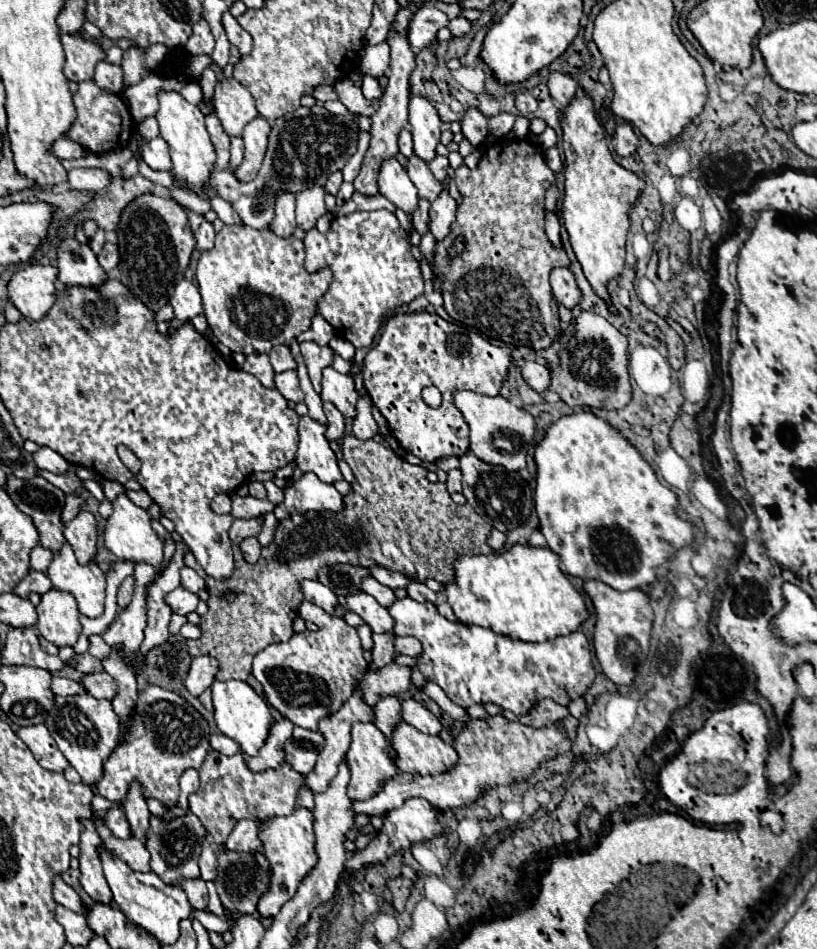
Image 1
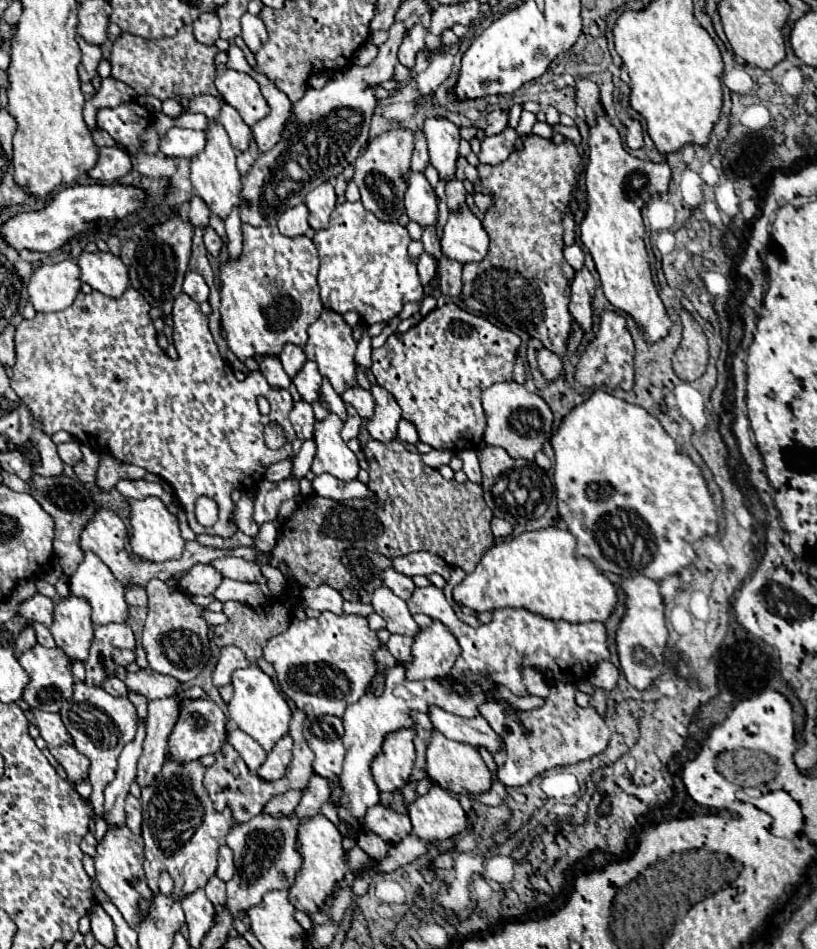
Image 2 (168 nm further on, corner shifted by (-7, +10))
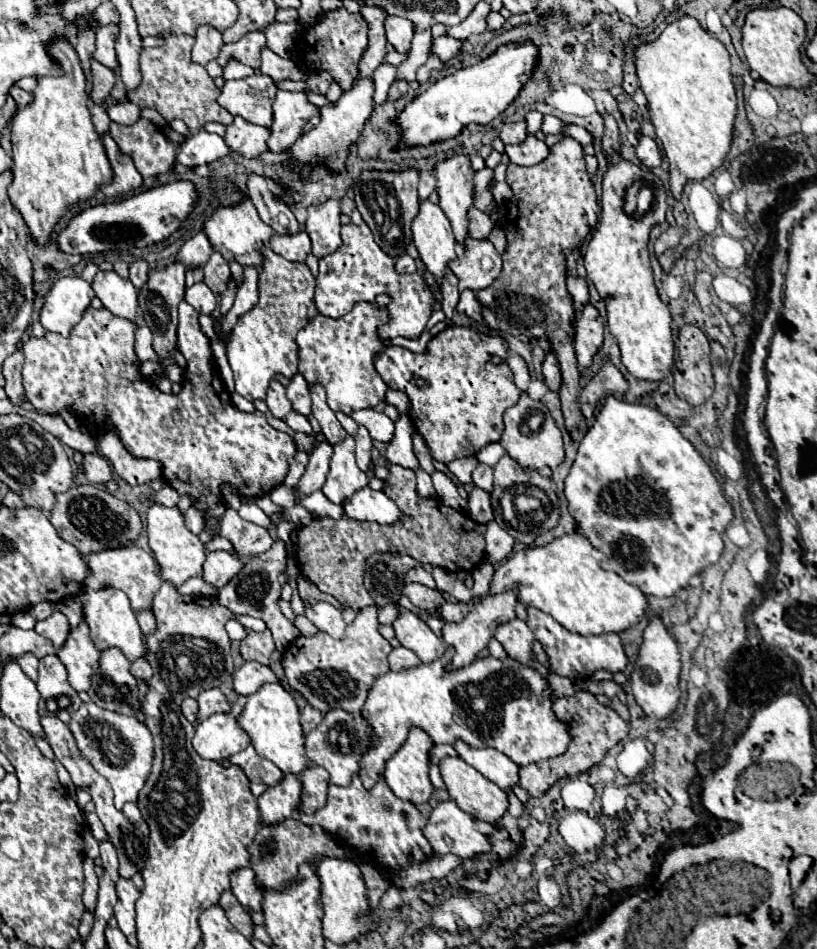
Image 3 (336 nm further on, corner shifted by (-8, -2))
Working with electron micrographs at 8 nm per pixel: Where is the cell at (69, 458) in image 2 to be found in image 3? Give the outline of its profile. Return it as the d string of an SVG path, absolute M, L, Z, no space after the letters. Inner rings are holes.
M84 455L82 463L78 465L78 473L82 473L88 483L106 483L114 477L110 463L102 455Z

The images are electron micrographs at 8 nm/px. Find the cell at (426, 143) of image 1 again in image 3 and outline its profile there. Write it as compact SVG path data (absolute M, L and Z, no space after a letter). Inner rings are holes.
M464 153L438 161L434 167L434 175L438 179L438 195L440 209L448 215L456 241L464 243L468 237L468 221L466 211L472 205L472 177L474 169L470 167L470 159Z

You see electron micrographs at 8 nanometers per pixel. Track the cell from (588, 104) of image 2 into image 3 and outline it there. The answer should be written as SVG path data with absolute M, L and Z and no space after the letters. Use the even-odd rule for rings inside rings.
M608 111L602 113L602 119L604 119L602 149L606 151L606 155L614 155L614 153L618 153L618 147L620 147L620 141L618 141L618 125L616 125L614 117Z

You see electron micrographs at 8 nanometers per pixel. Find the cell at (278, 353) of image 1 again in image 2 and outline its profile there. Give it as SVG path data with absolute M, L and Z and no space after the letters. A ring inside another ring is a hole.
M287 345L287 347L283 347L283 353L279 355L279 361L283 363L285 373L293 379L299 373L299 369L303 367L303 363L307 361L307 357L303 355L303 349L301 347Z

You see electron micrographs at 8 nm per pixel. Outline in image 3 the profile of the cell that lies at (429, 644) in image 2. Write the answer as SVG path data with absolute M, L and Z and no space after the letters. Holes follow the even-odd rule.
M508 591L502 595L488 595L488 597L482 597L482 601L464 617L462 623L446 623L442 629L442 641L444 641L444 645L454 647L454 657L450 659L448 669L460 669L460 667L466 667L468 663L472 663L476 653L482 651L488 645L488 641L494 637L494 629L500 623L506 623L516 617L514 605L516 605L514 591Z

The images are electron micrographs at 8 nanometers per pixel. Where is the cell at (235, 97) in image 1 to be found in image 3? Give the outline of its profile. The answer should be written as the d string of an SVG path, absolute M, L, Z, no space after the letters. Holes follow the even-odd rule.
M252 75L238 81L226 81L218 103L232 115L244 117L248 123L270 127L274 95L276 87L268 75Z

